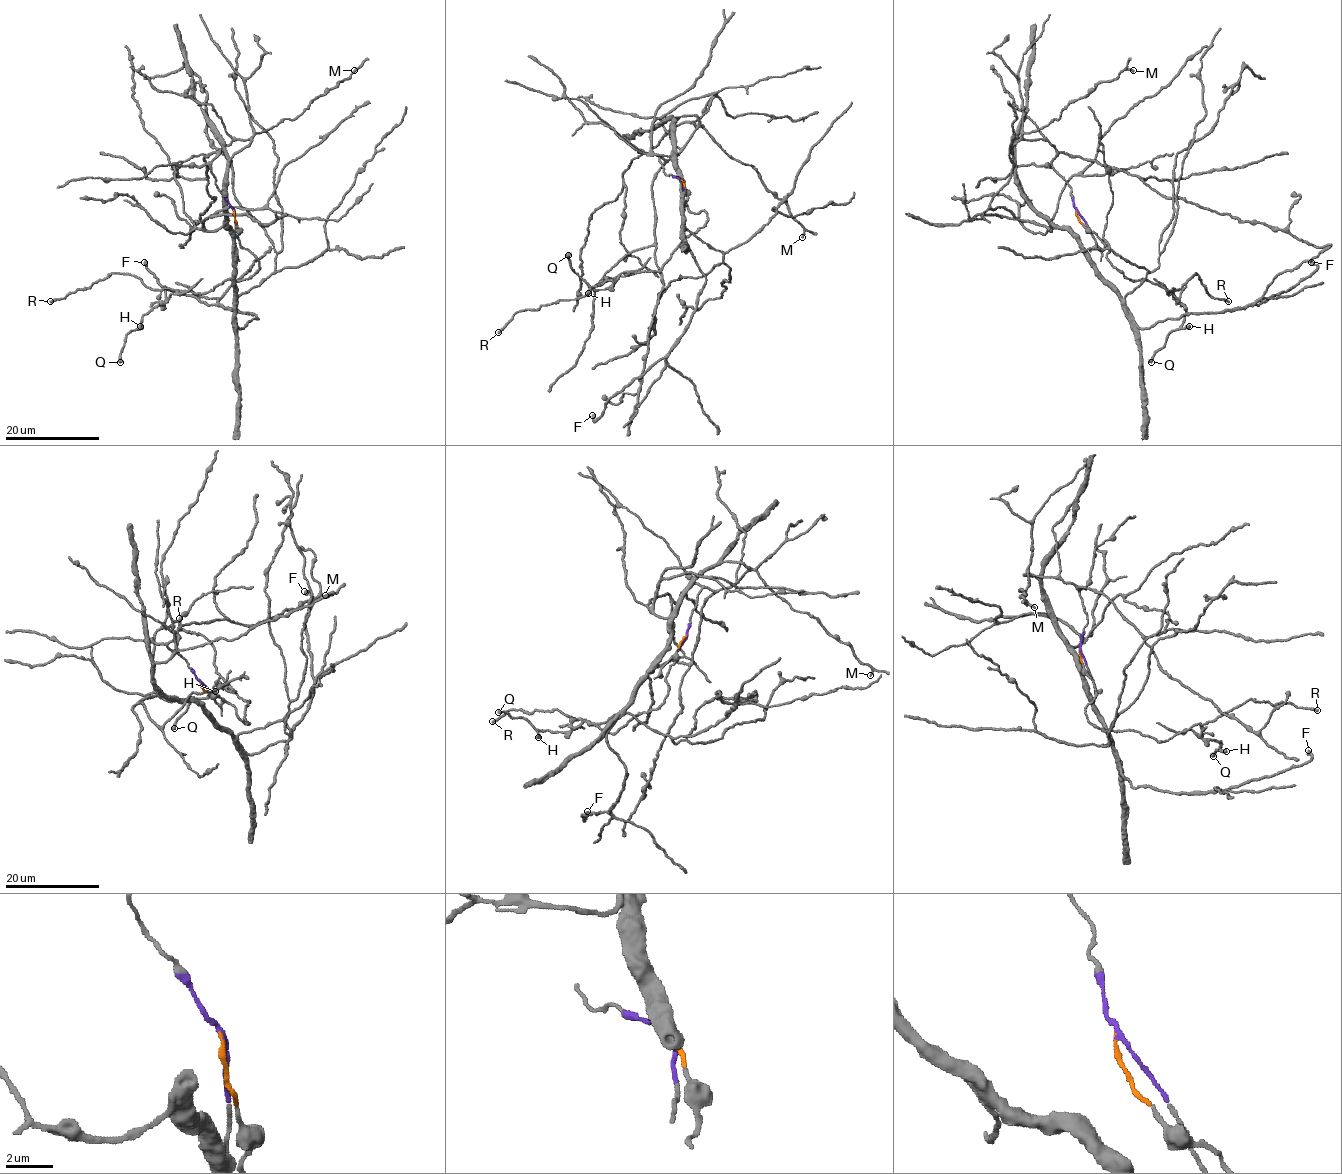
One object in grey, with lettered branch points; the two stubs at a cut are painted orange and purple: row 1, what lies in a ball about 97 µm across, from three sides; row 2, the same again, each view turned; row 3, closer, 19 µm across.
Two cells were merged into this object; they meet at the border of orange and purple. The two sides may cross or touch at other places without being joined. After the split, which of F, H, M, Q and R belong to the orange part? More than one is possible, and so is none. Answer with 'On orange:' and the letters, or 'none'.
On orange: H, Q, R

